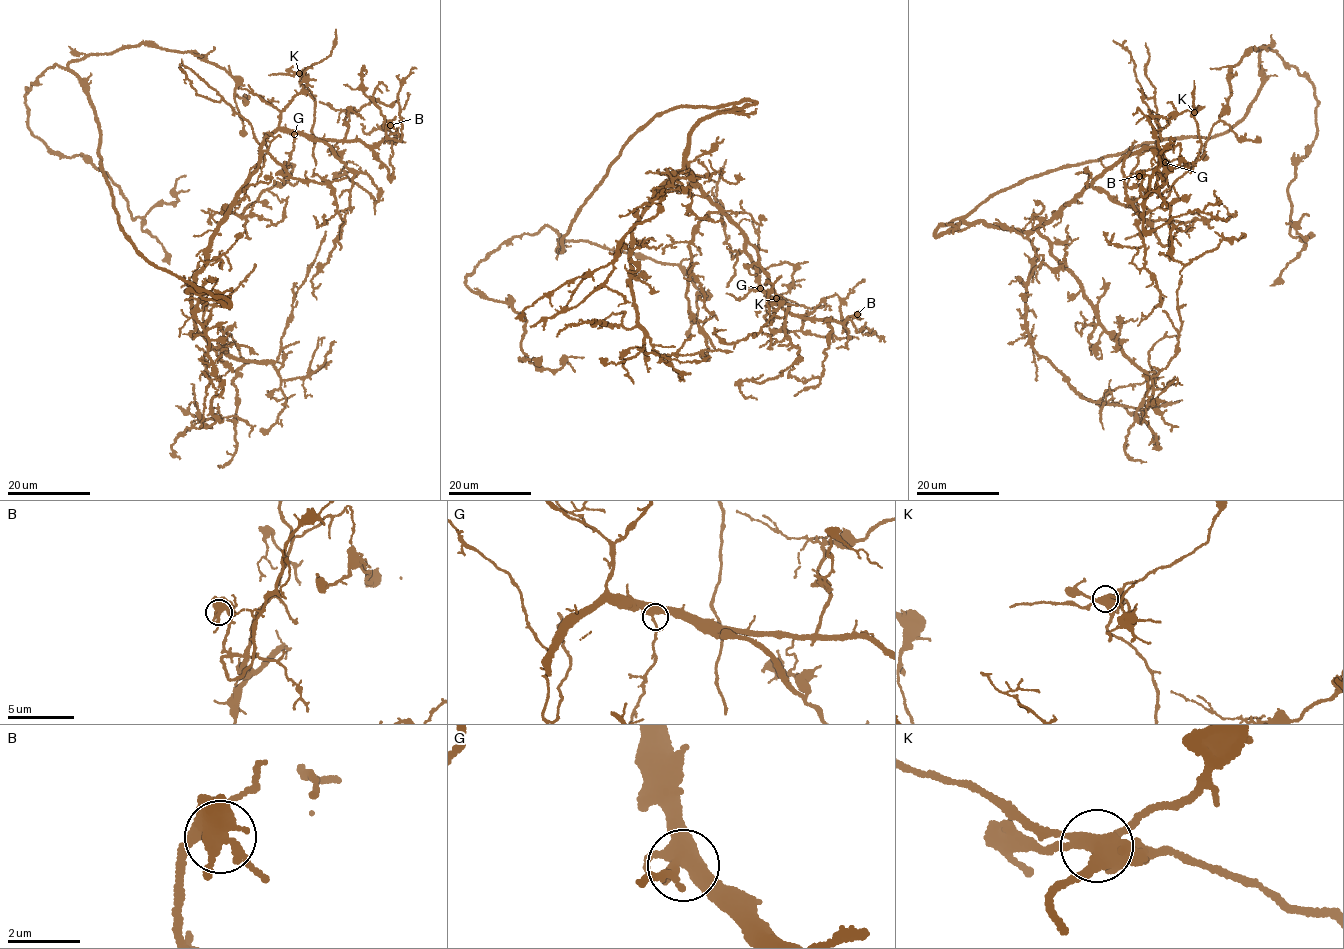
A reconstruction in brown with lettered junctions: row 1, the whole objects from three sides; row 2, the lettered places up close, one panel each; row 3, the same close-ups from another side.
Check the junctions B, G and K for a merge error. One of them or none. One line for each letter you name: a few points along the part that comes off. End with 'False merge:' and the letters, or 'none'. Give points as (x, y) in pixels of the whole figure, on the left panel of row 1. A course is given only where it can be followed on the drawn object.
K: course (299, 73), (299, 82), (314, 97), (312, 130), (315, 165)
False merge: K

